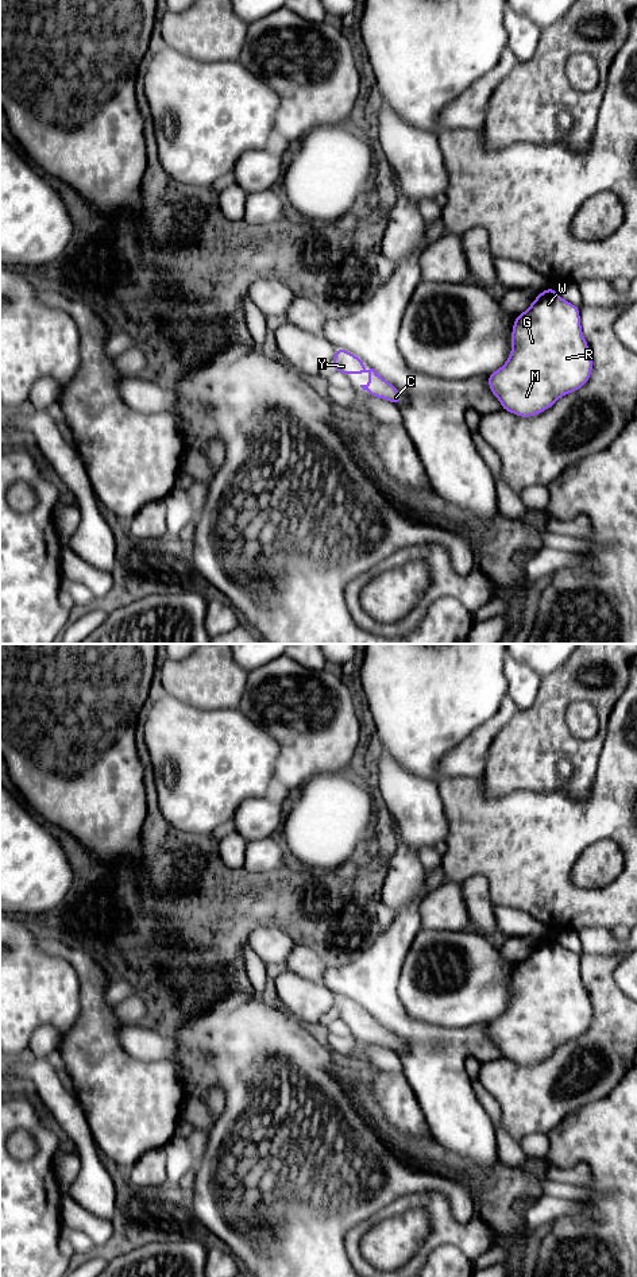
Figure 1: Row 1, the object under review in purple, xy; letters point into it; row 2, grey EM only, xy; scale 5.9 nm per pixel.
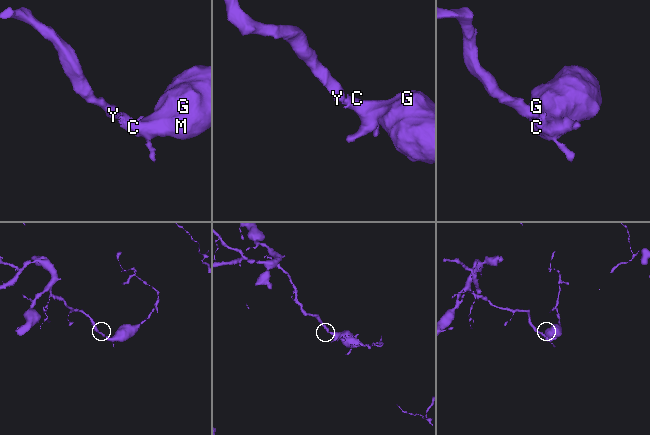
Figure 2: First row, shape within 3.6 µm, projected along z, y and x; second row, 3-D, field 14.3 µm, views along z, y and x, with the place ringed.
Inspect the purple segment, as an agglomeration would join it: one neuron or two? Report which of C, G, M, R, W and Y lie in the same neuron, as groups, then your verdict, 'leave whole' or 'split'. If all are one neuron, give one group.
groups C G M R W Y; leave whole

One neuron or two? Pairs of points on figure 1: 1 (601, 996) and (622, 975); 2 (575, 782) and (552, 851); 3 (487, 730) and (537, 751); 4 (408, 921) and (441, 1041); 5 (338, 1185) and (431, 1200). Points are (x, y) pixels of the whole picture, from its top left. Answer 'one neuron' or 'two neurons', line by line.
1: two neurons
2: two neurons
3: two neurons
4: one neuron
5: two neurons

